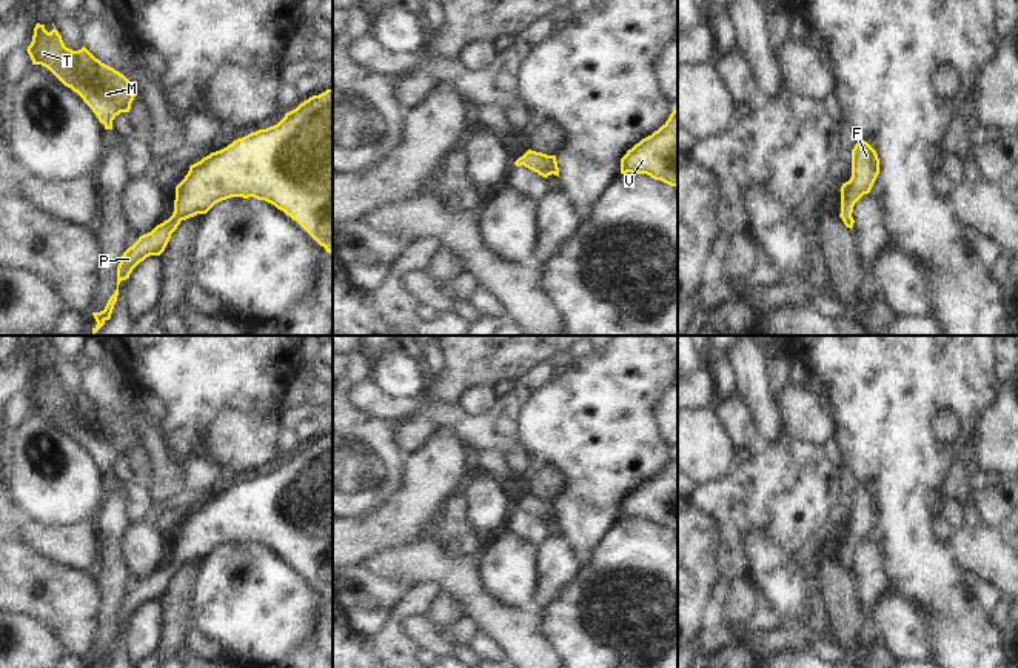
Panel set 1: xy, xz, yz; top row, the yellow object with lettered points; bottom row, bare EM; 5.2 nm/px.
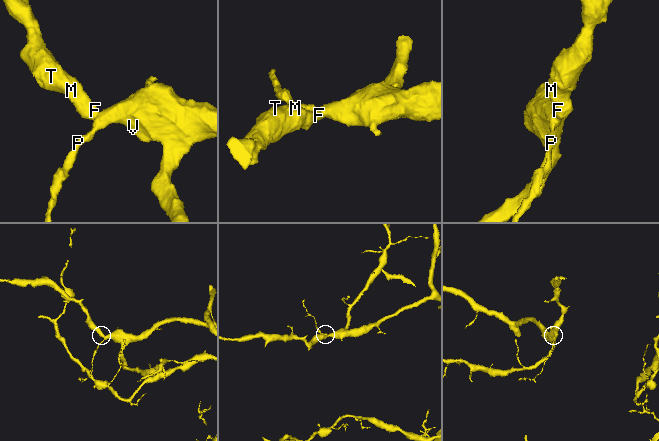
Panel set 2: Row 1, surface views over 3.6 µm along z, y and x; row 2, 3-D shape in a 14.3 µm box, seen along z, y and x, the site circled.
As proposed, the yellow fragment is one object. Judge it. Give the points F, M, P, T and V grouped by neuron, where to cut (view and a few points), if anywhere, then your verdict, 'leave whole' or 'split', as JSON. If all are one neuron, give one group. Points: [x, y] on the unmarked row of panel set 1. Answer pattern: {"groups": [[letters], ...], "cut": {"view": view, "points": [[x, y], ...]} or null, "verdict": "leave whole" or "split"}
{"groups": [["F", "M", "P", "T", "V"]], "cut": null, "verdict": "leave whole"}

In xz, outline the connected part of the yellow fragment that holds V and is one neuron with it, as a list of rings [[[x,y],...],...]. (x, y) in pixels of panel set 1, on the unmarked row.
[[[678,451],[658,476],[621,503],[621,519],[627,517],[647,519],[678,533]]]

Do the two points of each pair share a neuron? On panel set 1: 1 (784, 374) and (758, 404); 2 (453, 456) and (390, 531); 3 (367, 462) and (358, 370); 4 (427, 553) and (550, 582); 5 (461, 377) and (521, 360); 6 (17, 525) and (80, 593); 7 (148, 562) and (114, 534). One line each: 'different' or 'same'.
1: different
2: same
3: same
4: different
5: same
6: same
7: different

